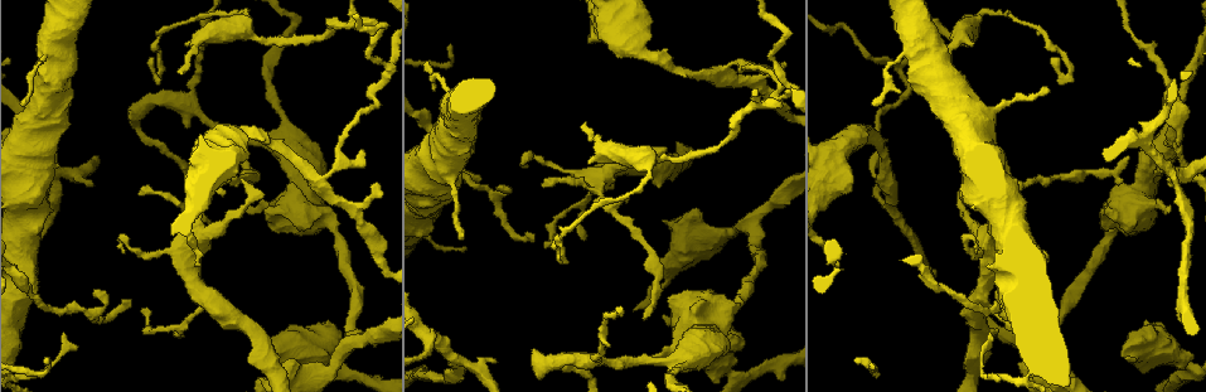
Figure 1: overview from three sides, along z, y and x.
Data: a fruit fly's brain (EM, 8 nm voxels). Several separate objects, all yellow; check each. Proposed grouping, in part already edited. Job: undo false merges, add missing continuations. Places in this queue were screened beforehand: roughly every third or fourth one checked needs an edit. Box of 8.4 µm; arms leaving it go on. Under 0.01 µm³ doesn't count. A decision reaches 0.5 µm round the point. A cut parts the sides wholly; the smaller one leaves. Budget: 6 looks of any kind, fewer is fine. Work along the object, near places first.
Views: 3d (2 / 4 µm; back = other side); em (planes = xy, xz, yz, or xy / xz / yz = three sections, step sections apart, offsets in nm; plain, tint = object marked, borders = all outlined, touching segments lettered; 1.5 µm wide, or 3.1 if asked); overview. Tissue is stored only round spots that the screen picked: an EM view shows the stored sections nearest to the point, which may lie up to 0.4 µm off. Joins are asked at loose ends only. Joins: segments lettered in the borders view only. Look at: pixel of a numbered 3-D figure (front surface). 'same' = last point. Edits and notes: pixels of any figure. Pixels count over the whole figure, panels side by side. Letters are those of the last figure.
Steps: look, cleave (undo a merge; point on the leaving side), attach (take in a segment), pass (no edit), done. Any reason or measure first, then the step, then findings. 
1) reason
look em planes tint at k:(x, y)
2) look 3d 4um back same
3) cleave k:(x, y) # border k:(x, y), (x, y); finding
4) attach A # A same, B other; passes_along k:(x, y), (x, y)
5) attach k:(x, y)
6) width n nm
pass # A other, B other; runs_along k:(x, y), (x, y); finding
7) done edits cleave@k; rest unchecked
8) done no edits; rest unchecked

thick turns thin
look em planes plain at 1:(732, 377)

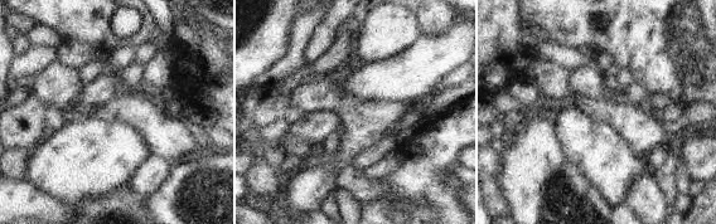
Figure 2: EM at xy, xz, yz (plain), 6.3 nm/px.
look em planes borders same

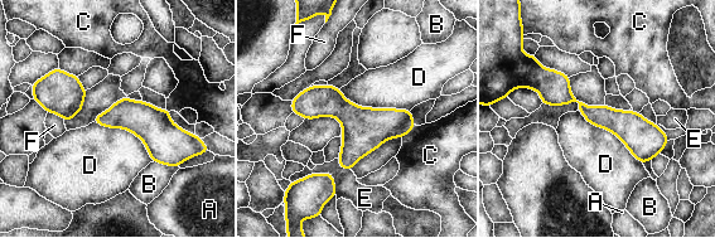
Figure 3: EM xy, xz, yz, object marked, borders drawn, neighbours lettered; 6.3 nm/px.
width 200 nm
pass # A other, B other, C other, D other, E other, F other; runs_along 3:(542, 78), (589, 113), (662, 144); all the same cell

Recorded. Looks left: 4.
an open end
look 3d 2um at 1:(247, 210)

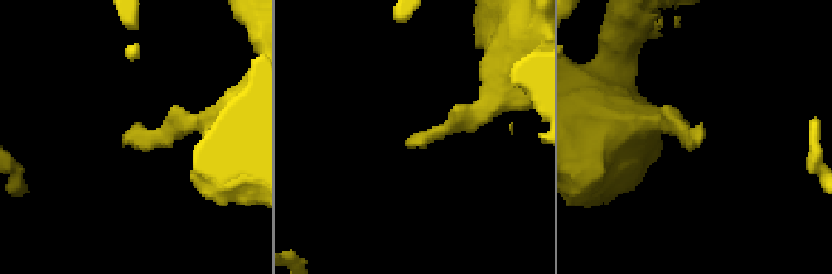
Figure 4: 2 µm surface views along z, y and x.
shape alone is not enough
look em xy step 8 borders at 4:(700, 142)

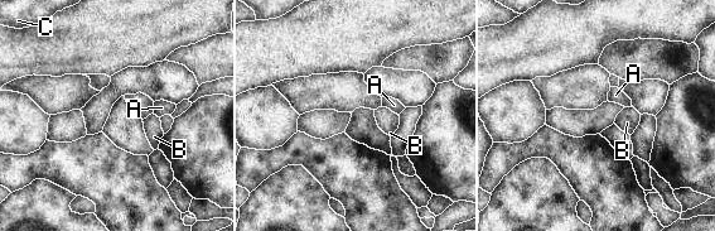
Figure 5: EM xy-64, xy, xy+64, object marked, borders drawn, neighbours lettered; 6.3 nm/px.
another direction
look em yz step 4 borders same

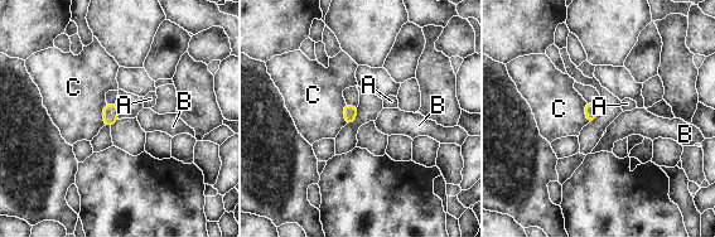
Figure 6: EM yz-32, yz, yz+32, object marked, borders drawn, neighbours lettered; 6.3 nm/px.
longest_contact C 150 nm
pass # A other, B other, C other; no lettered segment goes on from it

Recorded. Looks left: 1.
tapers out
look em planes borders at 1:(462, 239)

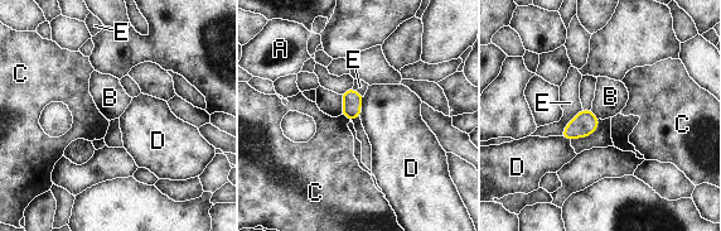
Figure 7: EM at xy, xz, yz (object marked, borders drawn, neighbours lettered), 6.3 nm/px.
longest_contact E 220 nm
pass # A other, B other, C other, D other, E other; border 7:(364, 96), (359, 107); no lettered segment goes on from it

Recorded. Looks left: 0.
done no edits; rest unchecked

